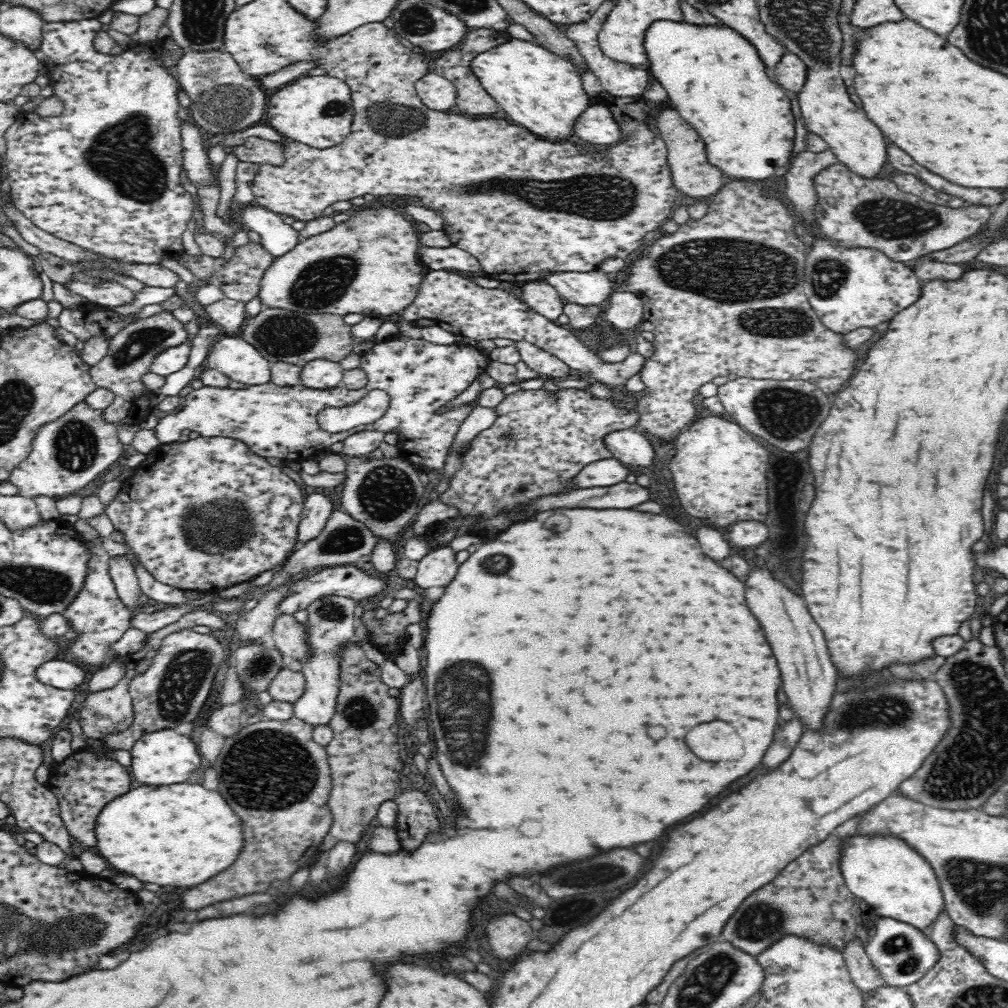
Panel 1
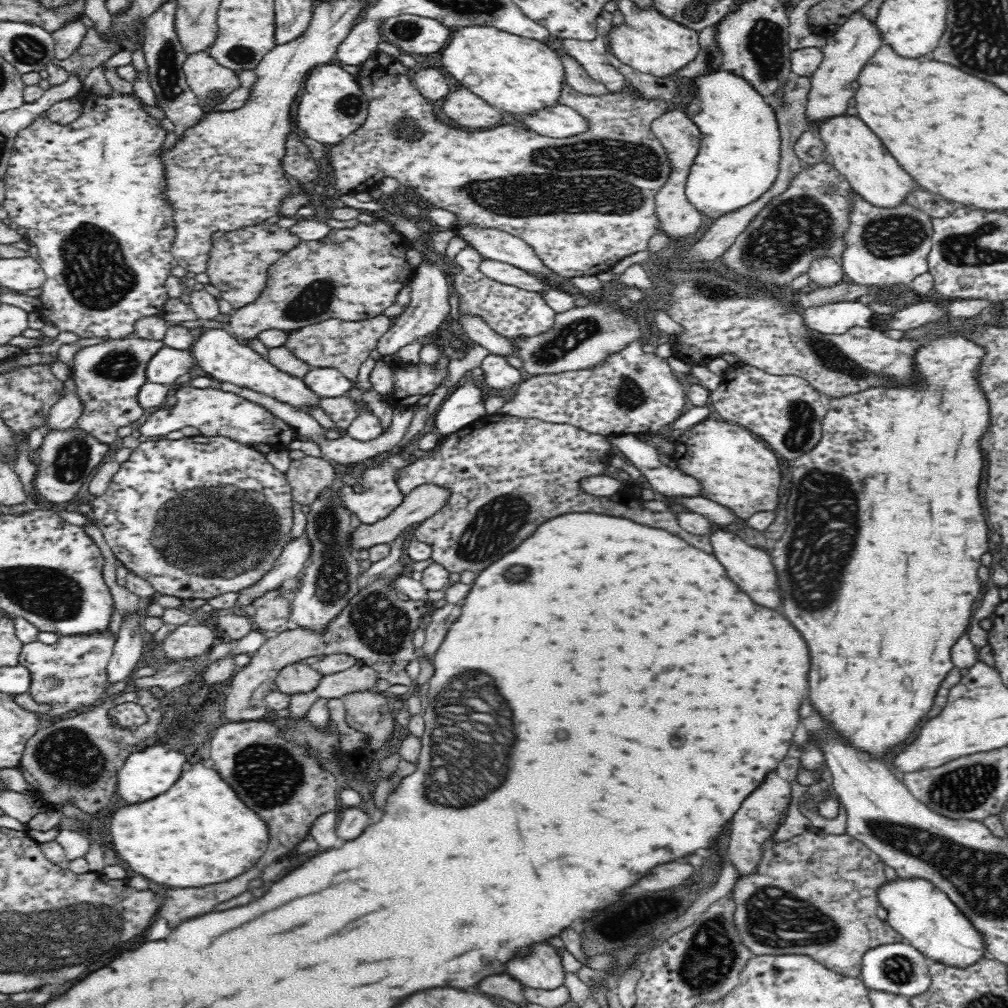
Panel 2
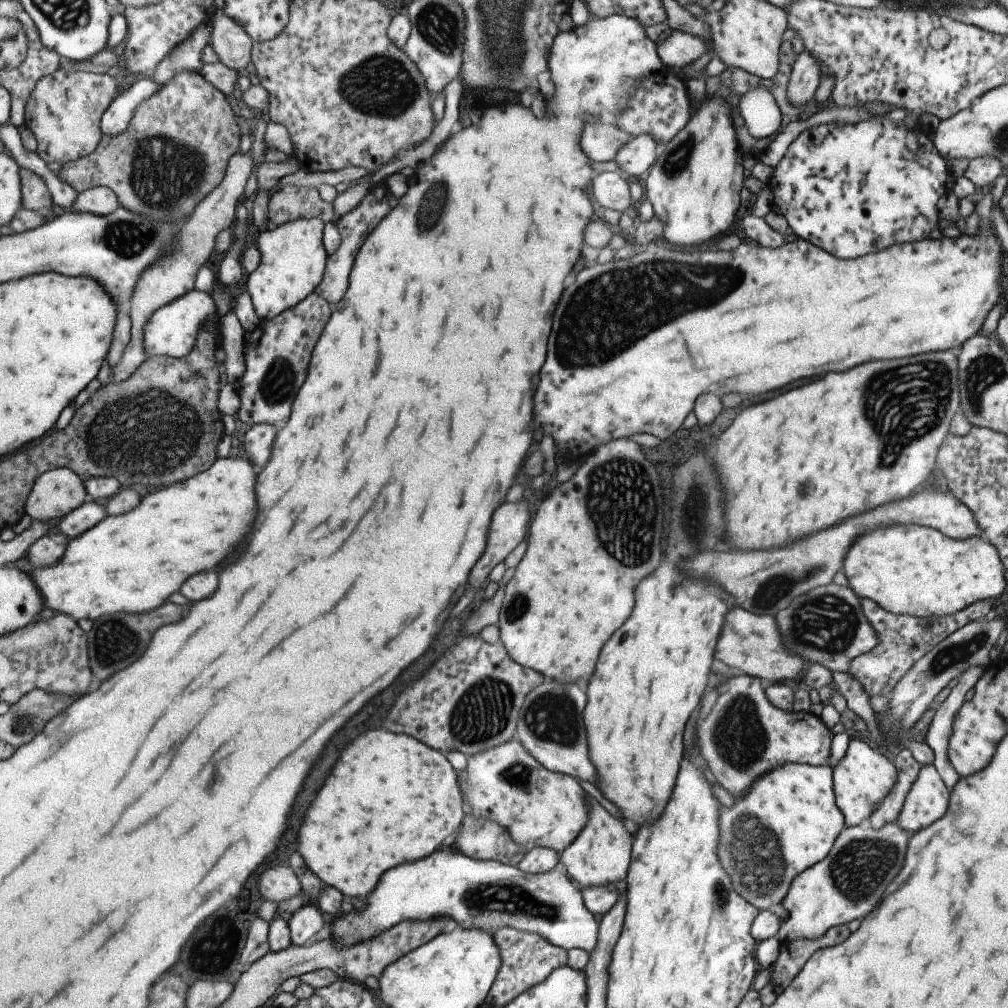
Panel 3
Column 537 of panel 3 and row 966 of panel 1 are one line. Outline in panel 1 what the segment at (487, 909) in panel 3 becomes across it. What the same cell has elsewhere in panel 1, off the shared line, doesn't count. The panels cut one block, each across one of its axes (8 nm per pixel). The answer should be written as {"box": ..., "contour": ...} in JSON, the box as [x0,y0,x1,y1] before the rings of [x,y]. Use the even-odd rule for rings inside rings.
{"box":[865,916,940,987],"contour":[[[881,916],[875,927],[876,934],[866,944],[865,951],[888,986],[907,987],[918,982],[940,958],[936,945],[911,924]]]}

